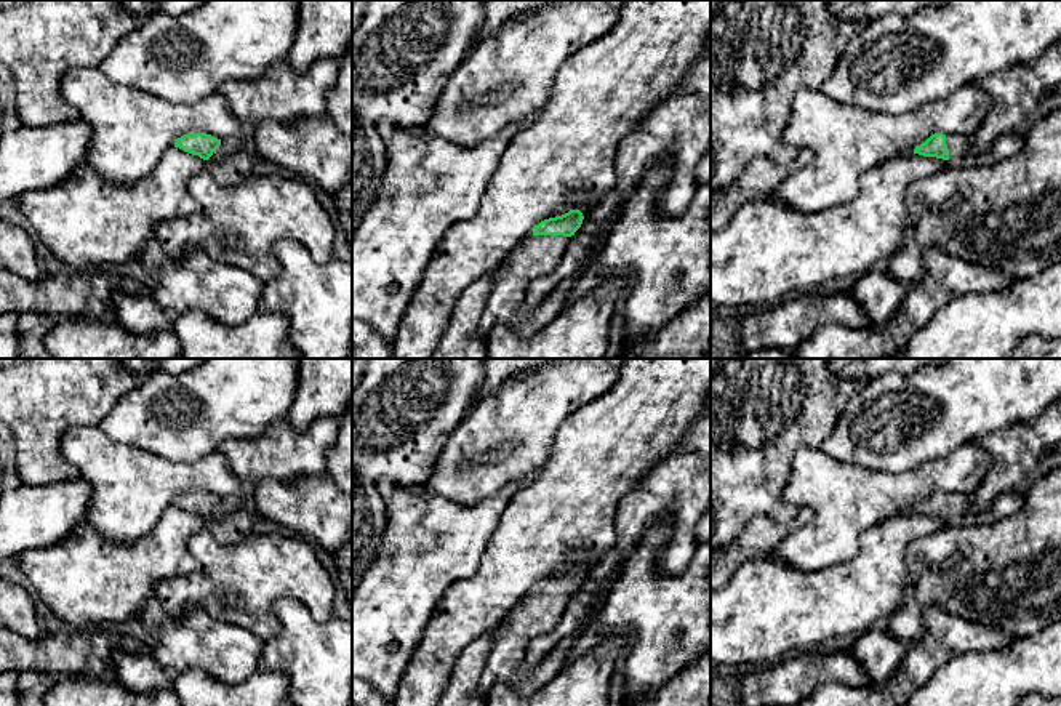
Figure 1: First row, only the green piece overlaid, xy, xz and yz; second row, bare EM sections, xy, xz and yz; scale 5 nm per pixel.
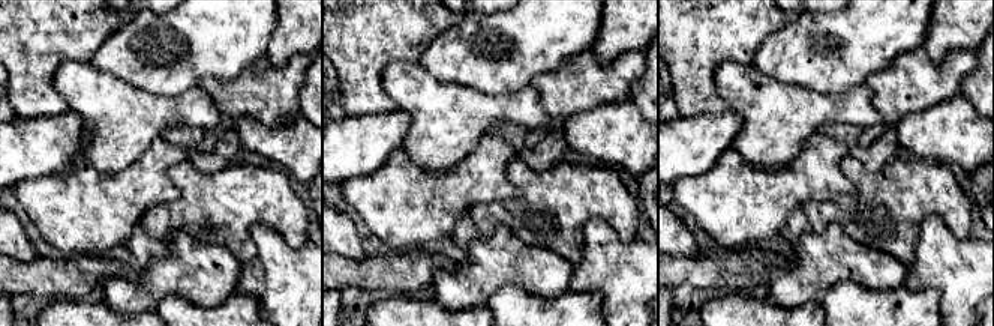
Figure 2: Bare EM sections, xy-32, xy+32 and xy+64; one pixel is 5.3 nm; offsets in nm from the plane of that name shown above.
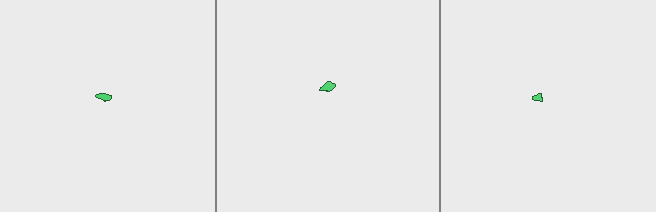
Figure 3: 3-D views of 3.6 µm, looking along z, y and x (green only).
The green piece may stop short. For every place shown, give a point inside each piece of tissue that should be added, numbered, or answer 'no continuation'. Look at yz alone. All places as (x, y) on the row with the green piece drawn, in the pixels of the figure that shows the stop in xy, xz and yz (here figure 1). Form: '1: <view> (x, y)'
1: yz (959, 146)

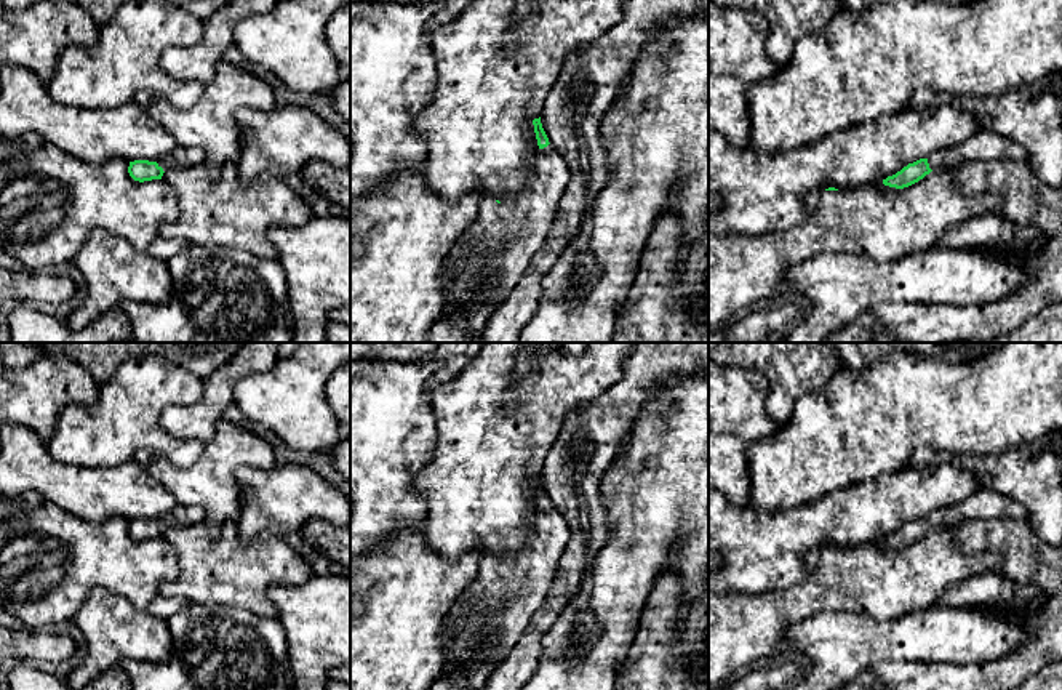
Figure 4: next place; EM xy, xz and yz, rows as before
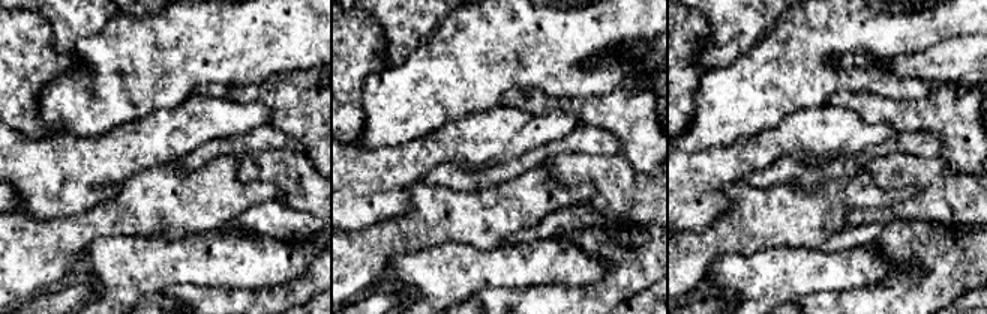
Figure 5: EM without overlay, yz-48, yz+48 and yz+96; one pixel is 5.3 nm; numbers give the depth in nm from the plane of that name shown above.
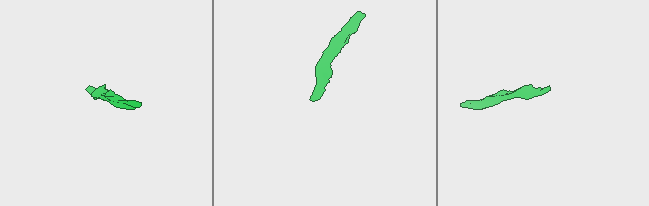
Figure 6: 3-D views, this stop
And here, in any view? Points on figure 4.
1: xy (181, 157)

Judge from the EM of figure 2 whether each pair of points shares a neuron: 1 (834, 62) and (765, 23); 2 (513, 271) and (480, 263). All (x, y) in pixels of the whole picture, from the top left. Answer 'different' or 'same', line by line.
1: different
2: same

